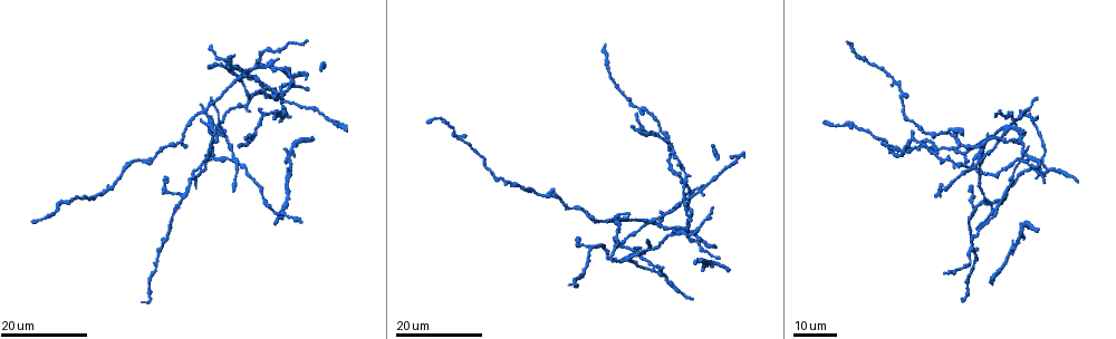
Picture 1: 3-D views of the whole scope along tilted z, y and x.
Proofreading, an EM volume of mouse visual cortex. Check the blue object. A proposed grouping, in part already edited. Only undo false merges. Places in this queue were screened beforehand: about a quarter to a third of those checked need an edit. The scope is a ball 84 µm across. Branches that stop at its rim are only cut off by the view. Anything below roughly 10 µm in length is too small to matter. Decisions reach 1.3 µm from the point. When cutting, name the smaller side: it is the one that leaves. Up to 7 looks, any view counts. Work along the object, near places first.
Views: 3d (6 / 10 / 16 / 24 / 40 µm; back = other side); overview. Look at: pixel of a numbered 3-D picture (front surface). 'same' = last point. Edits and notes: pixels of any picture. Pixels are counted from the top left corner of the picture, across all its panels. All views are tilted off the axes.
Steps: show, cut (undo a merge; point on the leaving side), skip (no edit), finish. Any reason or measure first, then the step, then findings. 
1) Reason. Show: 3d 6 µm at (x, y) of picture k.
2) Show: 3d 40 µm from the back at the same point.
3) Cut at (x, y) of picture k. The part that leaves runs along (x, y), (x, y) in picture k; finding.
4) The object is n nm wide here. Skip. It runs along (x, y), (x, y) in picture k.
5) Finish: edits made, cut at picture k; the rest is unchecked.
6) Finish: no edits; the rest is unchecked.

Thick turns thin. Show: 3d 16 µm at (266, 113) of picture 1.

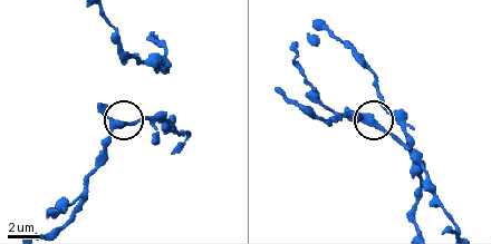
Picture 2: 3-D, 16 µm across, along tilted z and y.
Zoom in. Show: 3d 6 µm at (373, 127) of picture 2.

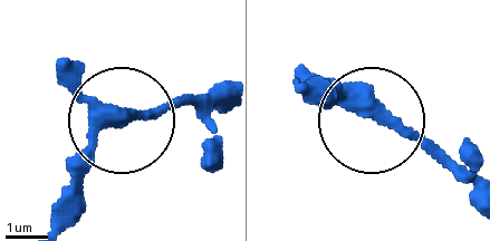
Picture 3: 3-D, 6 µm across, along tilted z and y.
The object is 320 nm wide here. Skip. It runs along (474, 195), (313, 79) in picture 3; all the same neuron.

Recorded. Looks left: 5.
Four-way junction. Show: 3d 24 µm at (204, 109) of picture 1.

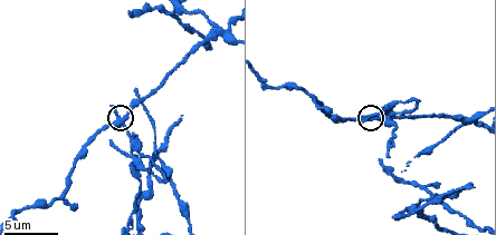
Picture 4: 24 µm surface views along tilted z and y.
Show: 3d 10 µm at (123, 117) of picture 4.

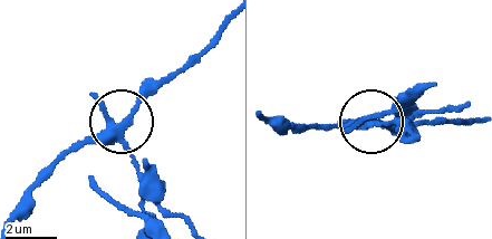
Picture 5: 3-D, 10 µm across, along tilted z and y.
The object is 250 nm wide here. Cut at (96, 98) of picture 5. A second neuron is stuck on.

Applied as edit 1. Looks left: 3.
Calibre changes. Show: 3d 24 µm at (608, 258) of picture 1.

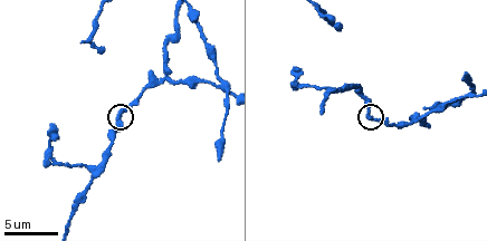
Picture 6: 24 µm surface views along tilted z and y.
Show: 3d 10 µm at (118, 117) of picture 6.

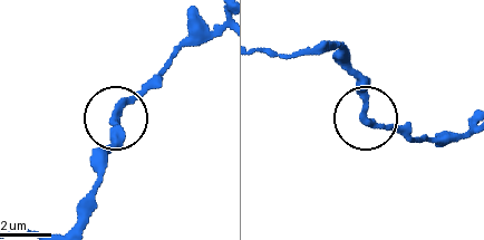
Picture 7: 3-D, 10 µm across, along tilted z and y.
Skip. One neuron here.

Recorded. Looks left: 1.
Finish: edits made, cut at picture 5; the rest is unchecked.

